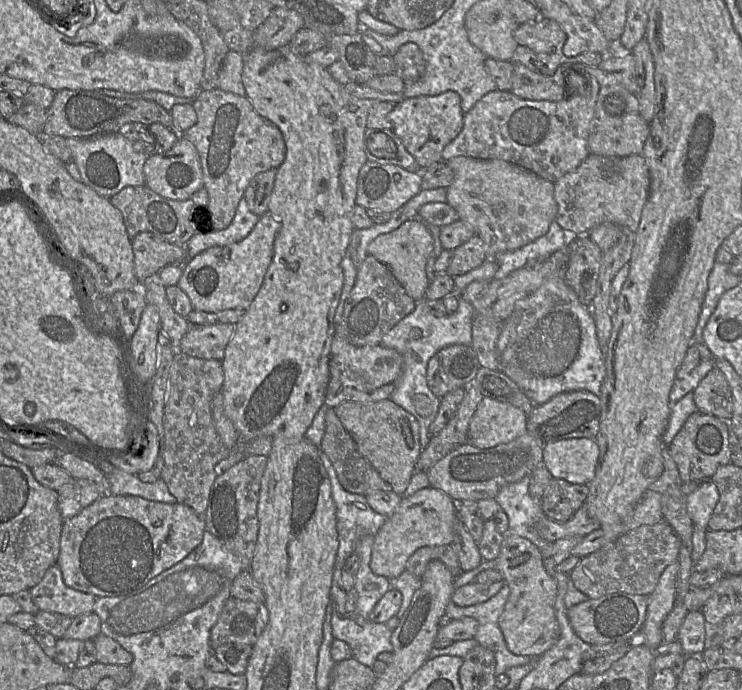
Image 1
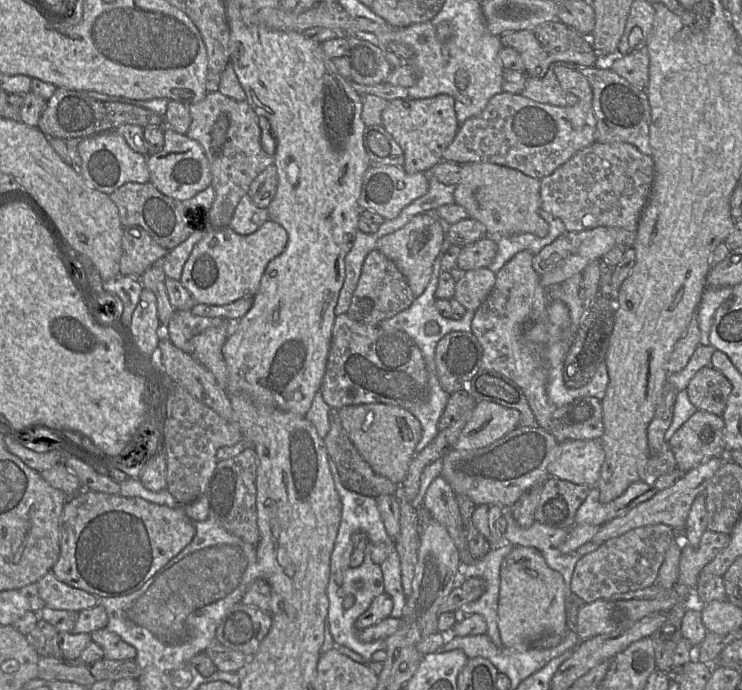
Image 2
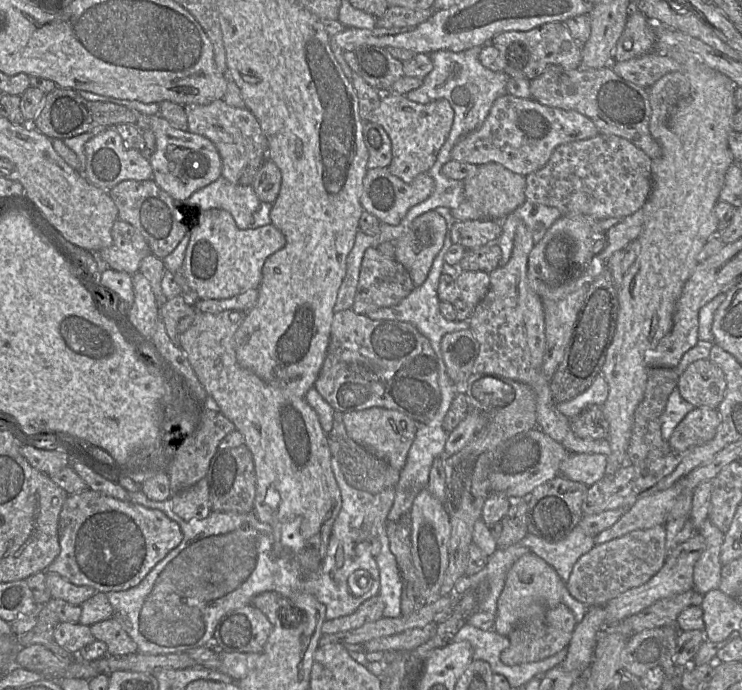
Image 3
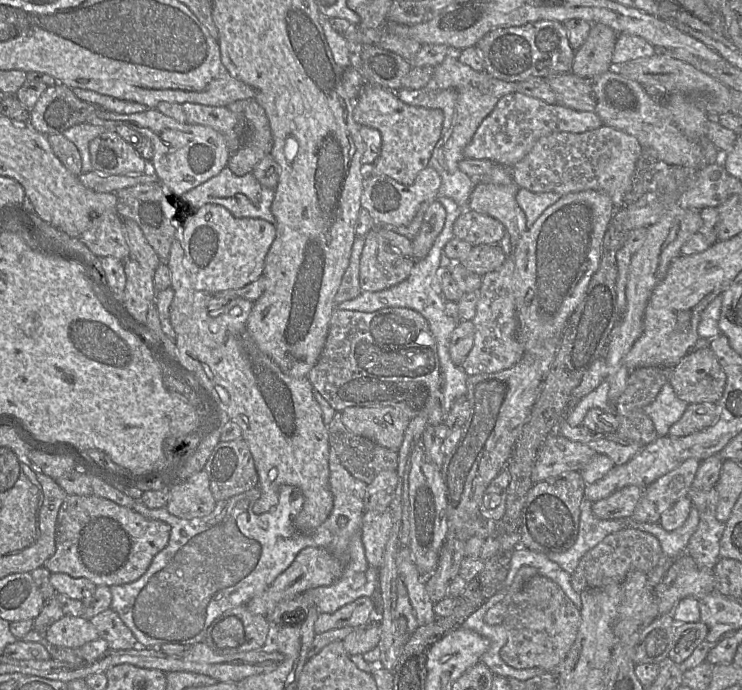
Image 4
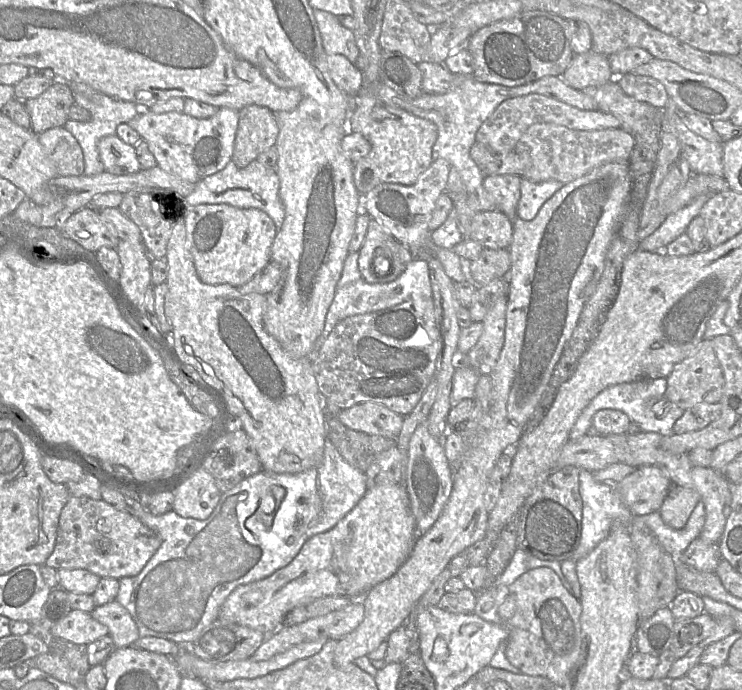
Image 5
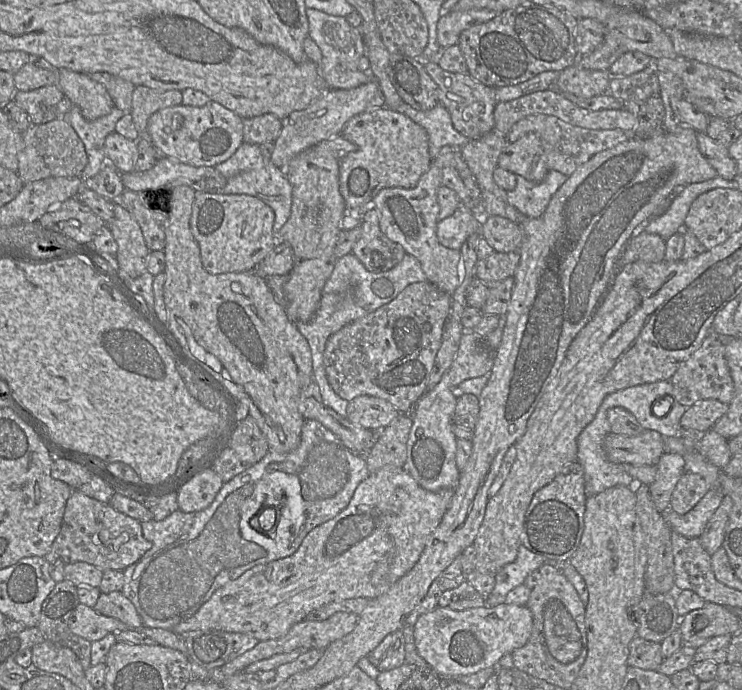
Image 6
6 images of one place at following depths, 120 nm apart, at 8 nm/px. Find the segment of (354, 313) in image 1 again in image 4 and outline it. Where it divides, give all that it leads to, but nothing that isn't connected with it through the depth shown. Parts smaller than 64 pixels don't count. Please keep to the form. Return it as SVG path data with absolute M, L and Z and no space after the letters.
M376 227L365 236L365 245L360 258L359 284L362 292L379 292L396 286L406 280L416 261L413 257L397 258L391 264L381 264L377 260L377 231Z

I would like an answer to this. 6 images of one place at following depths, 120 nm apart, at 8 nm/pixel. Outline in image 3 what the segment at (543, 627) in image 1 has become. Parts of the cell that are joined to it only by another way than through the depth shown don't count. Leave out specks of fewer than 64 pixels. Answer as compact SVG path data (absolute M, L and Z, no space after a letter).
M533 552L523 555L512 565L506 575L504 588L497 601L494 630L508 637L511 630L524 619L561 603L562 589L565 585L566 583L555 569L544 559Z

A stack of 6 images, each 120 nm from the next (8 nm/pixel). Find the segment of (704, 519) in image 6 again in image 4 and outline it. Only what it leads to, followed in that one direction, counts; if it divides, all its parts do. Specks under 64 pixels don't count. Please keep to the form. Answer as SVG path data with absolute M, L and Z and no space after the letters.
M692 507L685 523L674 531L664 530L659 523L639 523L630 522L628 527L641 530L655 536L663 552L664 559L673 561L680 555L686 553L691 536L696 531L699 524L699 513Z

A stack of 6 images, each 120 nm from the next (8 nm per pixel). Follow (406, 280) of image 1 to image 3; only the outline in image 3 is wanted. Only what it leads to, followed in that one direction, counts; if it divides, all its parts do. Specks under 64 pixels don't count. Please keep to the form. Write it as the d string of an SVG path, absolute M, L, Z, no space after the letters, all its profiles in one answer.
M430 210L415 218L409 228L394 241L395 257L409 273L414 287L426 280L433 261L442 248L446 233L446 221L435 210Z

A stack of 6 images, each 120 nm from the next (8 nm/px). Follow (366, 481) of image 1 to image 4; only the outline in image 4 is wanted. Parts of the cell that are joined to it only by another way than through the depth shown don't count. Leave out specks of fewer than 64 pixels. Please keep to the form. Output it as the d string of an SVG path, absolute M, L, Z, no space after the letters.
M336 412L328 425L328 440L342 466L356 479L370 484L382 471L396 470L398 467L398 452L380 446L373 441L351 433L342 423L341 412Z

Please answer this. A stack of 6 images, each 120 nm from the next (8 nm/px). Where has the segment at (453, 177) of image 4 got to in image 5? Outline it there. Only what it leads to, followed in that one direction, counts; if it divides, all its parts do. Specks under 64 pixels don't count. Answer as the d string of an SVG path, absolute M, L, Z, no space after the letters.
M472 75L461 77L460 83L444 94L422 93L416 98L408 98L398 94L392 88L380 83L378 97L386 104L400 108L414 116L433 122L437 126L438 137L432 148L432 160L438 158L449 162L455 169L465 187L469 208L475 212L496 210L491 195L485 190L483 182L485 176L470 156L470 149L476 142L475 136L482 123L505 100L532 93L532 83L516 87L483 83Z

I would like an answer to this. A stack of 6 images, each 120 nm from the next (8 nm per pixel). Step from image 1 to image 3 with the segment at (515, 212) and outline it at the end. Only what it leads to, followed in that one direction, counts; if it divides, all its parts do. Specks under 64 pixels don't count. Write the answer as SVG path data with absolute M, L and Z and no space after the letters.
M495 162L481 164L476 167L476 171L472 176L464 180L464 201L469 201L482 214L484 217L482 219L501 221L526 201L525 187L525 176L514 173Z

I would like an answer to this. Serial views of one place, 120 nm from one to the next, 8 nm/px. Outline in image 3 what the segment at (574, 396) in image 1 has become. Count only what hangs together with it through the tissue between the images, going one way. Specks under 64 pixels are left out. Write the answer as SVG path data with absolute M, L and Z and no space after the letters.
M589 405L570 419L572 431L580 438L603 439L609 432L609 423L599 405Z

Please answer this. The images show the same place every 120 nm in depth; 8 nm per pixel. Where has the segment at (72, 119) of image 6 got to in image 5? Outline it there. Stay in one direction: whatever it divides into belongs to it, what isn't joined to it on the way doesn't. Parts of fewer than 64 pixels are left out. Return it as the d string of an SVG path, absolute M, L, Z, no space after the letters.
M94 92L91 96L83 96L80 93L74 93L73 95L75 104L90 112L90 120L81 122L68 119L63 127L75 137L82 149L84 157L83 175L97 175L104 171L104 166L100 160L98 152L99 140L104 136L116 134L117 126L121 123L128 123L139 113L141 108L132 102L118 100L101 92Z

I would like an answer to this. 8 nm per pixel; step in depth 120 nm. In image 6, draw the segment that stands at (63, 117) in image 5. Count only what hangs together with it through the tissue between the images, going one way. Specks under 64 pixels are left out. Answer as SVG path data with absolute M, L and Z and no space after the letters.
M57 84L30 91L17 91L12 99L26 111L32 125L50 122L57 118L57 104L64 94Z

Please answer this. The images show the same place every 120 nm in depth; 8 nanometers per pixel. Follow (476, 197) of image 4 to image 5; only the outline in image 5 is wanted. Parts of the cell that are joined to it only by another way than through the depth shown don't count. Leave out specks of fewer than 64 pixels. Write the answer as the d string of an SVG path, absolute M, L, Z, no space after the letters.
M511 174L487 176L483 182L485 190L491 195L495 202L496 210L503 212L512 220L512 224L513 219L517 217L517 205L520 199L520 182L520 176Z

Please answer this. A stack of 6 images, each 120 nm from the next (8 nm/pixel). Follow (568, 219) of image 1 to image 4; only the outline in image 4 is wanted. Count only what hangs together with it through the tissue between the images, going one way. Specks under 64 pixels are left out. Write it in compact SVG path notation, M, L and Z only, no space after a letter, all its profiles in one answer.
M609 126L584 133L560 132L541 137L531 151L511 169L513 182L519 188L534 193L554 192L560 196L585 190L596 190L607 194L617 209L626 204L631 189L632 175L643 148L636 138Z

